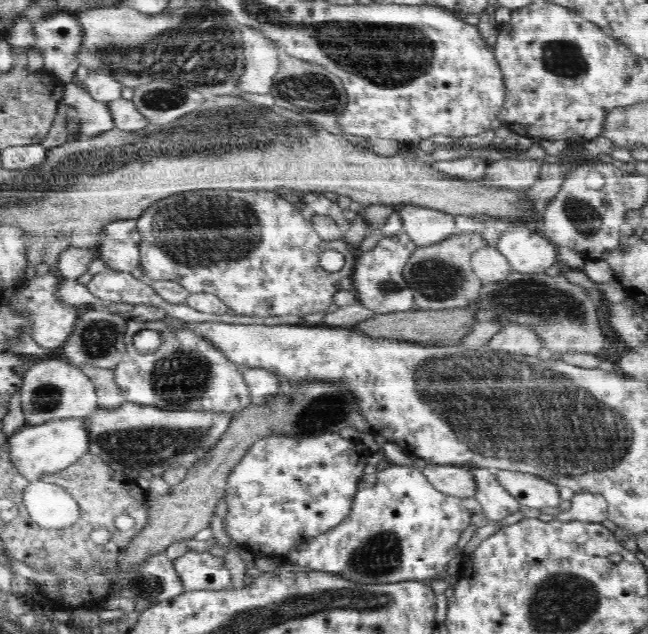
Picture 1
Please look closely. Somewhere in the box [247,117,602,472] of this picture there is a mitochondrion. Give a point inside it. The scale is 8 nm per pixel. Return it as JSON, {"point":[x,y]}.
{"point":[546,303]}

